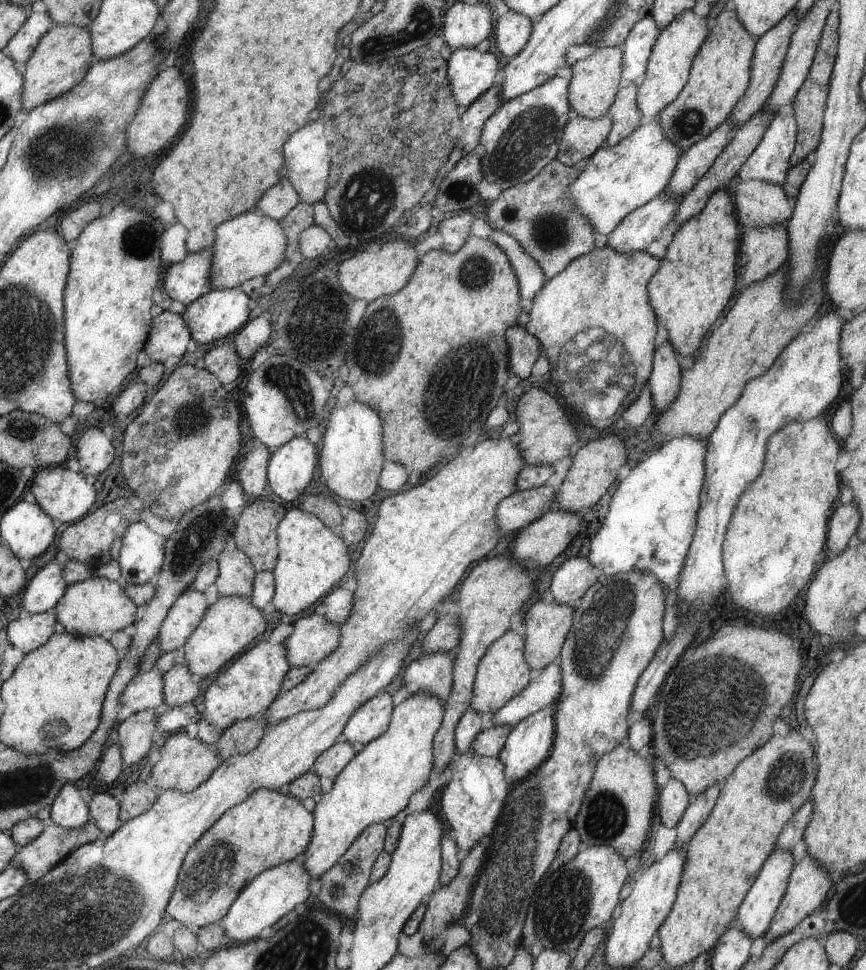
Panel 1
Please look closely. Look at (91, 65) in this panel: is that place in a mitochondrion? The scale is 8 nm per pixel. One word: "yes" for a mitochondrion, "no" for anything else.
no

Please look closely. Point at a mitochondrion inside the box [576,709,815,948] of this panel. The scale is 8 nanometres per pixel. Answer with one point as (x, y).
(787, 774)

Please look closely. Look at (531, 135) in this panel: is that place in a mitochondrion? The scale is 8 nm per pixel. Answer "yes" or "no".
yes

